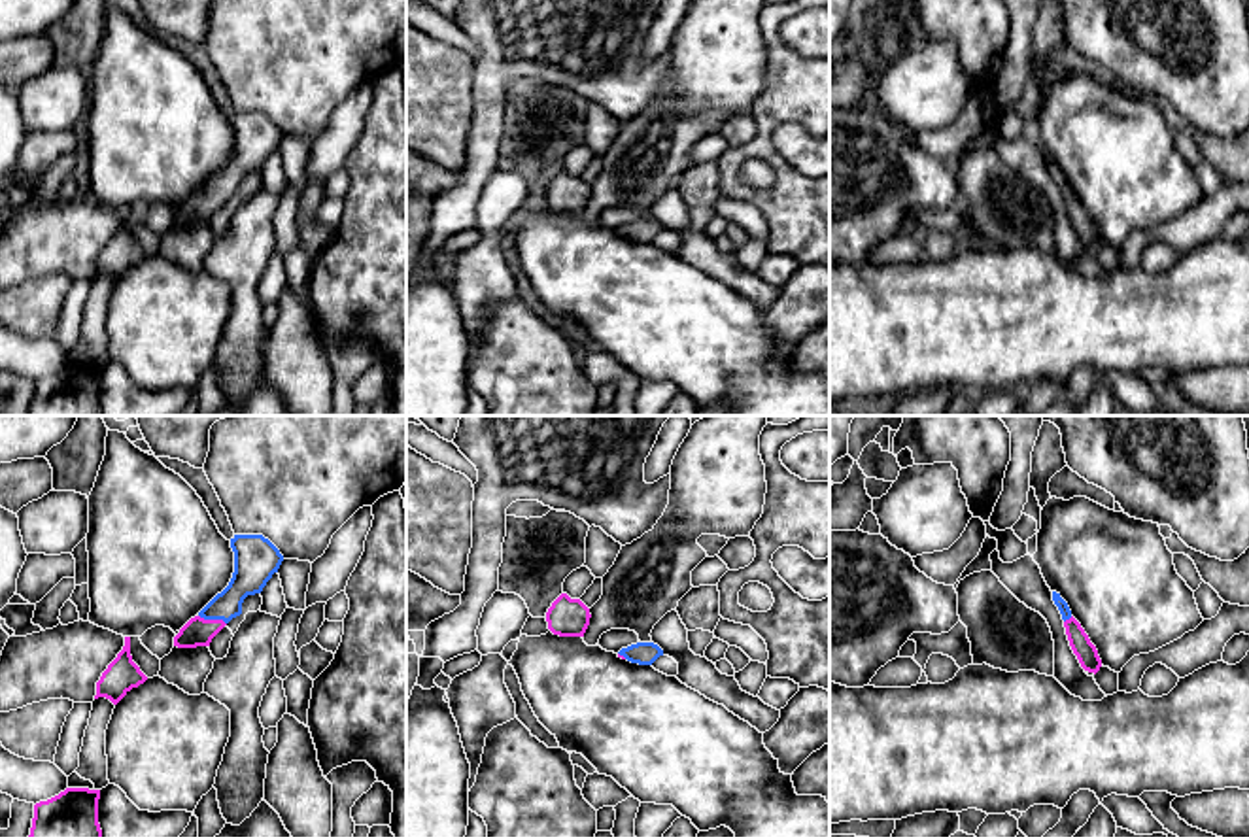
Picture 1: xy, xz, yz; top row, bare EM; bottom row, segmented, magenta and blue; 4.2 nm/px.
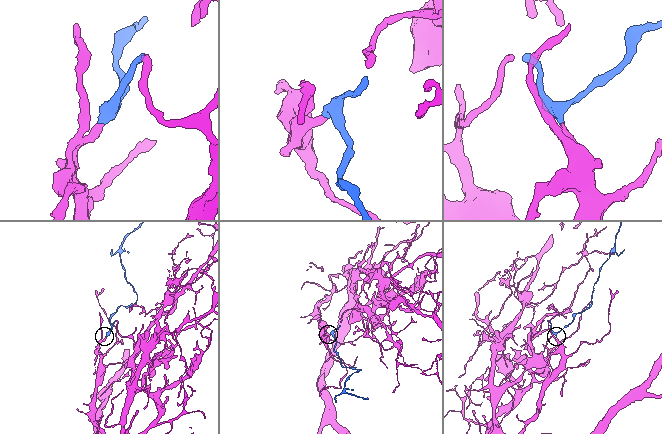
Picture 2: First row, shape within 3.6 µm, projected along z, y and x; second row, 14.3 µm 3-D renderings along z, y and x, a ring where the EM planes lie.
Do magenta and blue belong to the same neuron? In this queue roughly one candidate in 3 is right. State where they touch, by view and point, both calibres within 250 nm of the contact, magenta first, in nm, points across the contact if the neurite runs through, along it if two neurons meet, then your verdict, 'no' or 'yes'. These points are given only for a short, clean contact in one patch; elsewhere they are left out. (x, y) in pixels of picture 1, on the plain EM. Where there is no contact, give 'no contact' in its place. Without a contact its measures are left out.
contact xy (212, 197); calibres 120 and 150 nm; way xy (197, 208), (212, 197), (250, 152); yes

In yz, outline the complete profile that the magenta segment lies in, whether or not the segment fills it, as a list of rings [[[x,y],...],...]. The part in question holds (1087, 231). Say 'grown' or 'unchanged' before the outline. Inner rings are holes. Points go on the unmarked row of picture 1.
grown | [[[1052,168],[1052,178],[1058,183],[1066,212],[1073,231],[1077,232],[1081,244],[1088,249],[1098,249],[1102,244],[1102,236],[1098,232],[1096,223],[1090,219],[1088,212],[1081,204],[1081,200],[1071,193],[1068,179],[1060,174],[1060,170]]]

